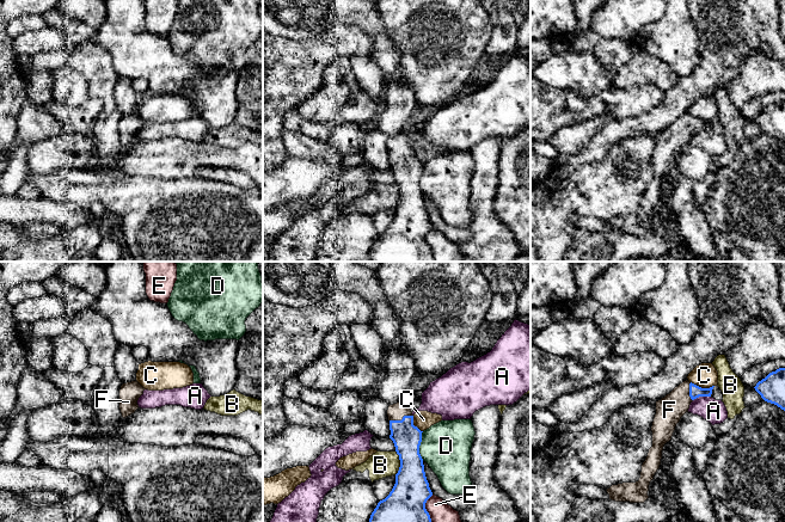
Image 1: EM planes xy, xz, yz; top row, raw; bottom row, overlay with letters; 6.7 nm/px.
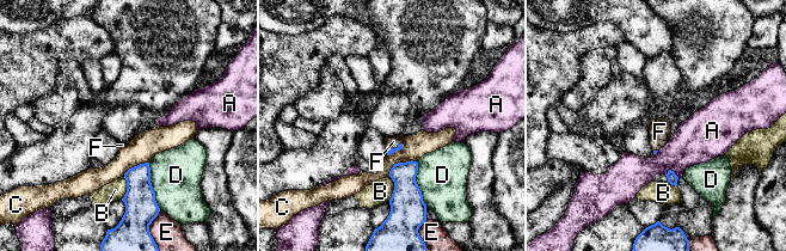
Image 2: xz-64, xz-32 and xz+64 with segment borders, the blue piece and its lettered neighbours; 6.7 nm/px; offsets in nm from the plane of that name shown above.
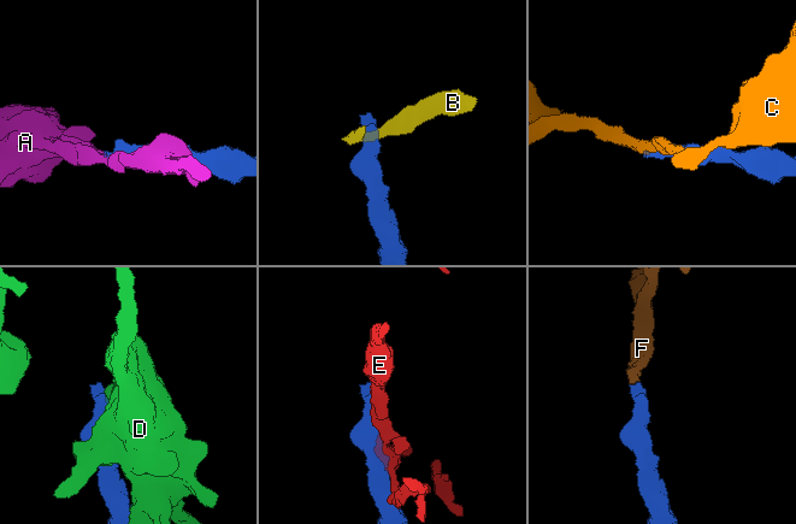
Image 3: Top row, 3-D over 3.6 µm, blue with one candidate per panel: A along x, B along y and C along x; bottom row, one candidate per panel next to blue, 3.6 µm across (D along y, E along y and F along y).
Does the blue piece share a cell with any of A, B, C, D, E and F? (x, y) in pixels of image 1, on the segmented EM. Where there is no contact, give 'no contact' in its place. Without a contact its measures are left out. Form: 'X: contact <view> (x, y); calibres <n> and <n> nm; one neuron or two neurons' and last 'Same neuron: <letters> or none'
A: contact yz (701, 395); calibres 80 and 160 nm; two neurons
B: contact xz (400, 464); calibres 240 and 180 nm; two neurons
C: contact yz (703, 388); calibres 80 and 170 nm; two neurons
D: contact xz (419, 444); calibres 200 and 340 nm; two neurons
E: contact xz (424, 508); calibres 260 and 140 nm; two neurons
F: contact xz (402, 419); calibres 190 and 110 nm; one neuron
Same neuron: F

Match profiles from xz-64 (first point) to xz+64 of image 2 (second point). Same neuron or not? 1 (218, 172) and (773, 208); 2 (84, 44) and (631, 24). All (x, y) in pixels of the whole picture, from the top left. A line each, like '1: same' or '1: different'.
1: different
2: different

